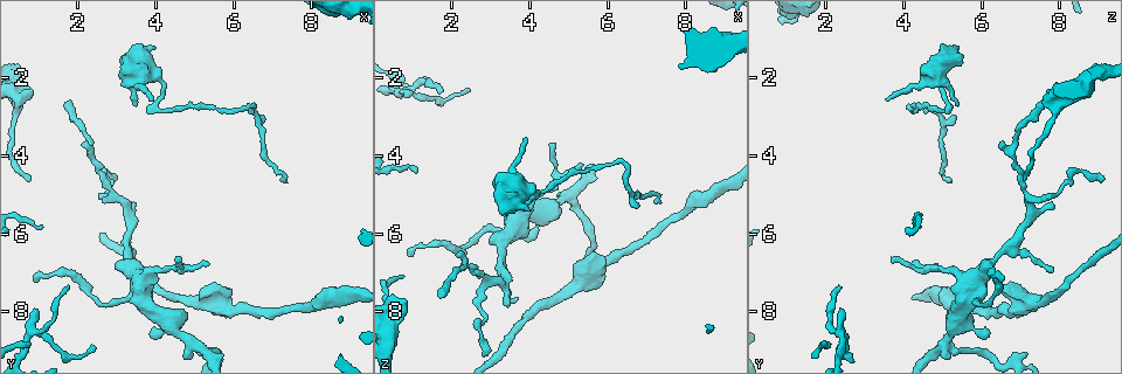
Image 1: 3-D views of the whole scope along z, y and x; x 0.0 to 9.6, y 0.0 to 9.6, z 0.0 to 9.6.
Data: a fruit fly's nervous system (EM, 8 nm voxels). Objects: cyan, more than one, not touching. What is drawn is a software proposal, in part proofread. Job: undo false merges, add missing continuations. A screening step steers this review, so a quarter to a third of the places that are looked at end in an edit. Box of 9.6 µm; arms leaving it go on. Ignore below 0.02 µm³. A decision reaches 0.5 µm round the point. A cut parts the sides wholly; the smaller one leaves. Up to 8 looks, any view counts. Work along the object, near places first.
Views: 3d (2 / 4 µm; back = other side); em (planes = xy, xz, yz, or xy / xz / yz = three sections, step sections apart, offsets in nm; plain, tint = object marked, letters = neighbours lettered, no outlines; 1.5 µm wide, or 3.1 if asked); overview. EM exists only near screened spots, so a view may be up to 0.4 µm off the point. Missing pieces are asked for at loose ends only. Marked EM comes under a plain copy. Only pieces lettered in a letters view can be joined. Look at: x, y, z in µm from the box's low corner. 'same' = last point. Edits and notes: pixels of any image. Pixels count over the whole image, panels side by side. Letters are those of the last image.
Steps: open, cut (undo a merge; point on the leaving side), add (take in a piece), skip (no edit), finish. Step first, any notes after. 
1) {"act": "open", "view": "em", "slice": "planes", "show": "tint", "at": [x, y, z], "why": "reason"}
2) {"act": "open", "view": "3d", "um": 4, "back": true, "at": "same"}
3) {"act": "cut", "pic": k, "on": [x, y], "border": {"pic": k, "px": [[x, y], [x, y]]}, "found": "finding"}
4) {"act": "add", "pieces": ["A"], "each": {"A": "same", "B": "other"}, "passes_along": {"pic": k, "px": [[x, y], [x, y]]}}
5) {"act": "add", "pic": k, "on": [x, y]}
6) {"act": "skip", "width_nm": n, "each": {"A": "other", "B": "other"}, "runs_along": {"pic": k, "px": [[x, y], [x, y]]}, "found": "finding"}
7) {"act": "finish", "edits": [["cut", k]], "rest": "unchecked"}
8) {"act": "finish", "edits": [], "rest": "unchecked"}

{"act": "open", "view": "em", "slice": "xz", "step": 8, "show": "tint", "at": [2.95, 4.65, 9.10], "why": "free end"}

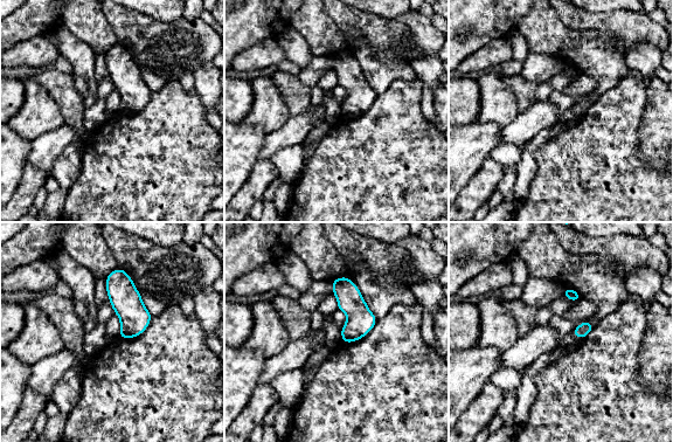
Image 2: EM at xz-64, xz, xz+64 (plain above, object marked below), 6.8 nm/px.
{"act": "open", "view": "em", "slice": "planes", "show": "letters", "at": "same"}

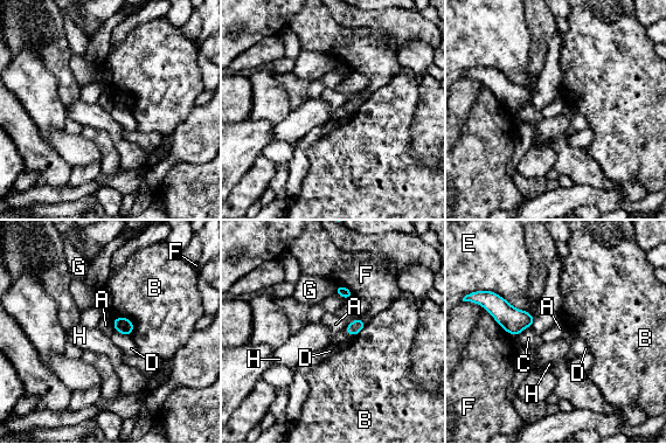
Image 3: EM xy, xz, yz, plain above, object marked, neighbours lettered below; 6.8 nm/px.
{"act": "skip", "longest_contact_nm": ["E", 320], "each": {"A": "other", "B": "other", "C": "other", "D": "other", "E": "other", "F": "other", "G": "other", "H": "other"}, "border": {"pic": 3, "px": [[113, 318], [127, 318], [132, 334]]}, "found": "none of them fits"}

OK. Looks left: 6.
{"act": "open", "view": "em", "slice": "xy", "step": 8, "show": "tint", "at": [3.50, 2.65, 5.40], "why": "thin end"}

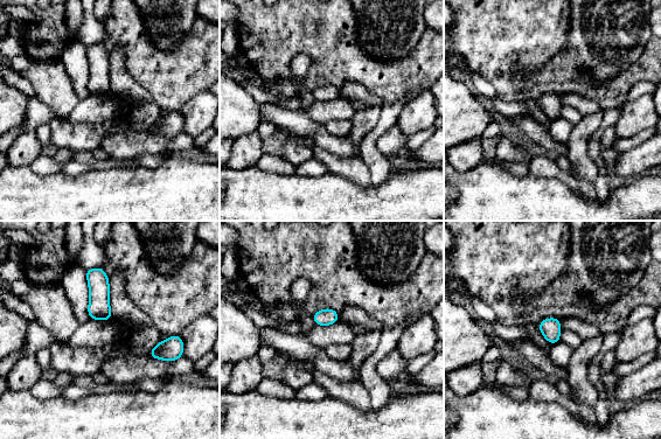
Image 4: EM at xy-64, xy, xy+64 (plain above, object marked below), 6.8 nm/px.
{"act": "open", "view": "em", "slice": "planes", "show": "letters", "at": "same", "why": "another direction"}

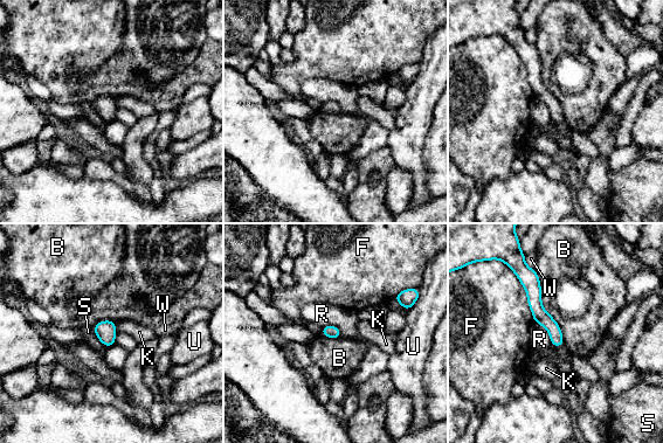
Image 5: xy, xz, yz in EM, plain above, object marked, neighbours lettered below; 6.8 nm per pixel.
{"act": "skip", "each": {"B": "other", "F": "other", "K": "other", "R": "other", "S": "other", "U": "other", "W": "other"}, "runs_along": {"pic": 5, "px": [[526, 275], [537, 310], [560, 343]]}, "found": "no lettered piece goes on from it"}

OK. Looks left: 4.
{"act": "open", "view": "3d", "um": 4, "at": [4.55, 6.70, 3.75], "why": "an open end"}

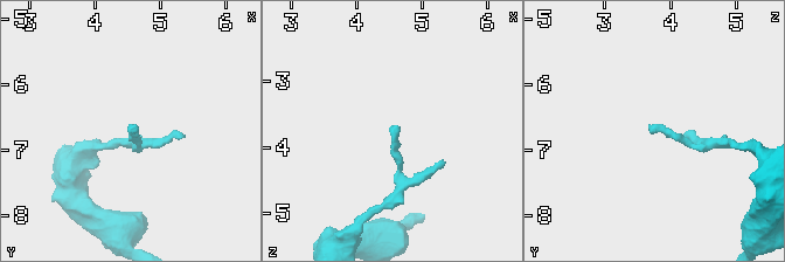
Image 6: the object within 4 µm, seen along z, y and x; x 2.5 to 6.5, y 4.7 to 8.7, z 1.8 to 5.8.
{"act": "open", "view": "em", "slice": "planes", "show": "letters", "at": [4.55, 6.70, 3.65], "why": "need the tissue"}

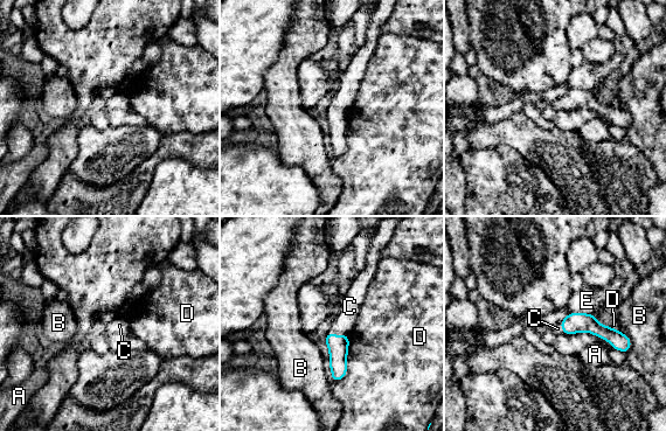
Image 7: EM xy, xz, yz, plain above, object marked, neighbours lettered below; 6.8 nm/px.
{"act": "add", "pieces": ["C"], "each": {"A": "other", "B": "other", "C": "same", "D": "other", "E": "other"}, "passes_along": {"pic": 7, "px": [[338, 345], [339, 335], [349, 306]]}, "found": "it goes on there"}

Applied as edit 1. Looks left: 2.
{"act": "open", "view": "em", "slice": "planes", "show": "letters", "at": [1.65, 7.35, 2.35], "why": "thin end"}

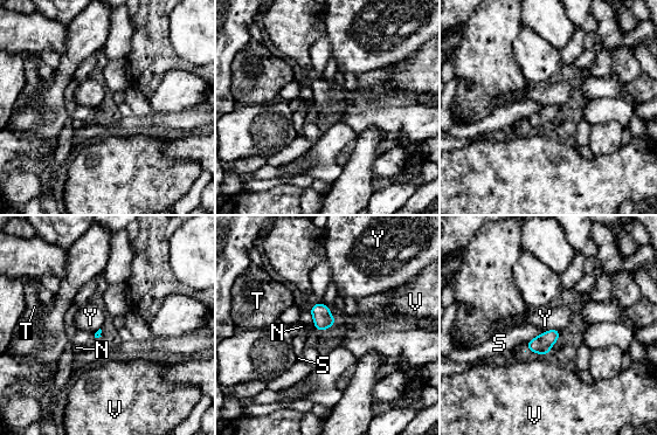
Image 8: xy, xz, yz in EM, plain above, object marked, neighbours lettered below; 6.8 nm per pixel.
{"act": "skip", "each": {"N": "other", "S": "other", "T": "other", "V": "other", "Y": "other"}, "border": {"pic": 8, "px": [[559, 329], [545, 331]]}, "found": "no lettered piece goes on from it"}

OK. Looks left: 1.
{"act": "finish", "edits": [["add", 7]], "rest": "unchecked"}

